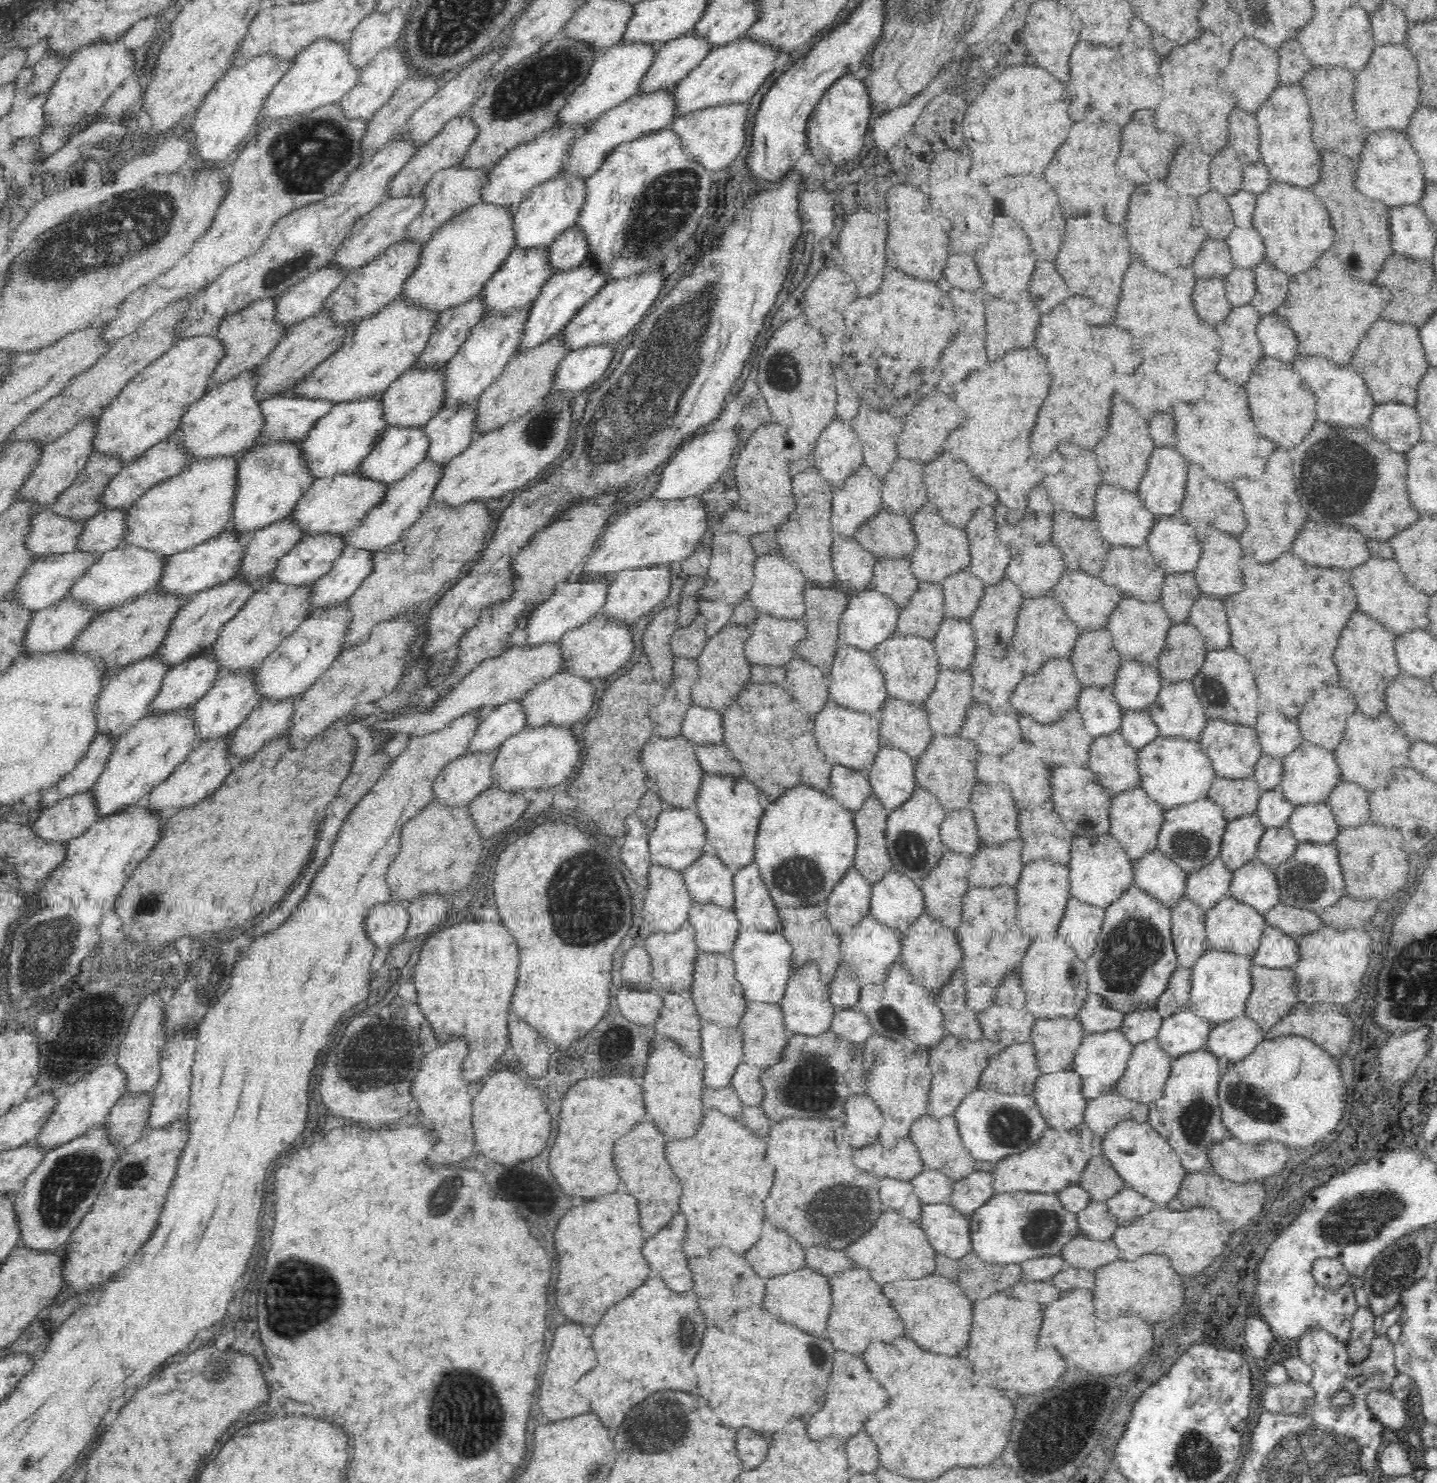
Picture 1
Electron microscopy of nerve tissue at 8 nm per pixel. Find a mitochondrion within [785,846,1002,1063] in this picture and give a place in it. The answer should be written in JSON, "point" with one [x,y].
{"point":[892,1019]}

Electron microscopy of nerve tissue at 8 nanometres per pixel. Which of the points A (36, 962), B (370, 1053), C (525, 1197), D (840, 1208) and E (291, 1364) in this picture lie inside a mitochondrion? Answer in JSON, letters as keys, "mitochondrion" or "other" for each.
{"A":"mitochondrion","B":"mitochondrion","C":"other","D":"mitochondrion","E":"other"}

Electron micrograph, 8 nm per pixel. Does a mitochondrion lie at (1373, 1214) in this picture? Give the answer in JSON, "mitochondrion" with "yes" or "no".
{"mitochondrion":"yes"}

